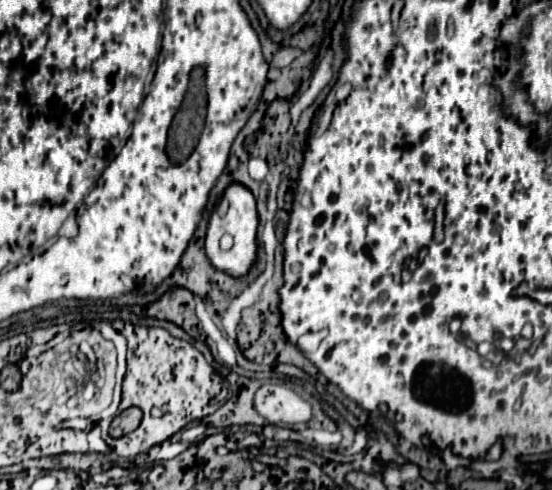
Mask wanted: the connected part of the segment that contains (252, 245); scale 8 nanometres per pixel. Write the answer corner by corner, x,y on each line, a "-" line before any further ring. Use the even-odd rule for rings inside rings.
230,184
228,190
224,192
224,200
228,202
226,214
220,216
218,212
212,212
212,216
210,216
208,234
206,234
206,256
208,256
210,264
216,270
226,272
232,278
242,278
250,272
250,268
254,266
254,262
258,258
258,240
256,240
258,212
256,212
256,202
254,202
252,192
242,184
-
224,234
230,234
234,238
234,244
232,244
230,250
220,248
220,238

